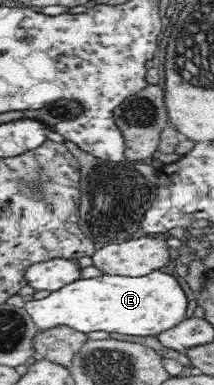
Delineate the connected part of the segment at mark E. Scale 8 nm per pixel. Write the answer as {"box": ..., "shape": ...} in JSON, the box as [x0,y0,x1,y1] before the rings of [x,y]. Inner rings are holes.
{"box":[25,270,187,337],"shape":[[[160,270],[141,277],[103,274],[90,279],[77,279],[42,299],[33,298],[25,303],[25,309],[42,331],[67,326],[84,334],[107,331],[110,334],[147,337],[158,336],[185,319],[187,296],[176,276]]]}

